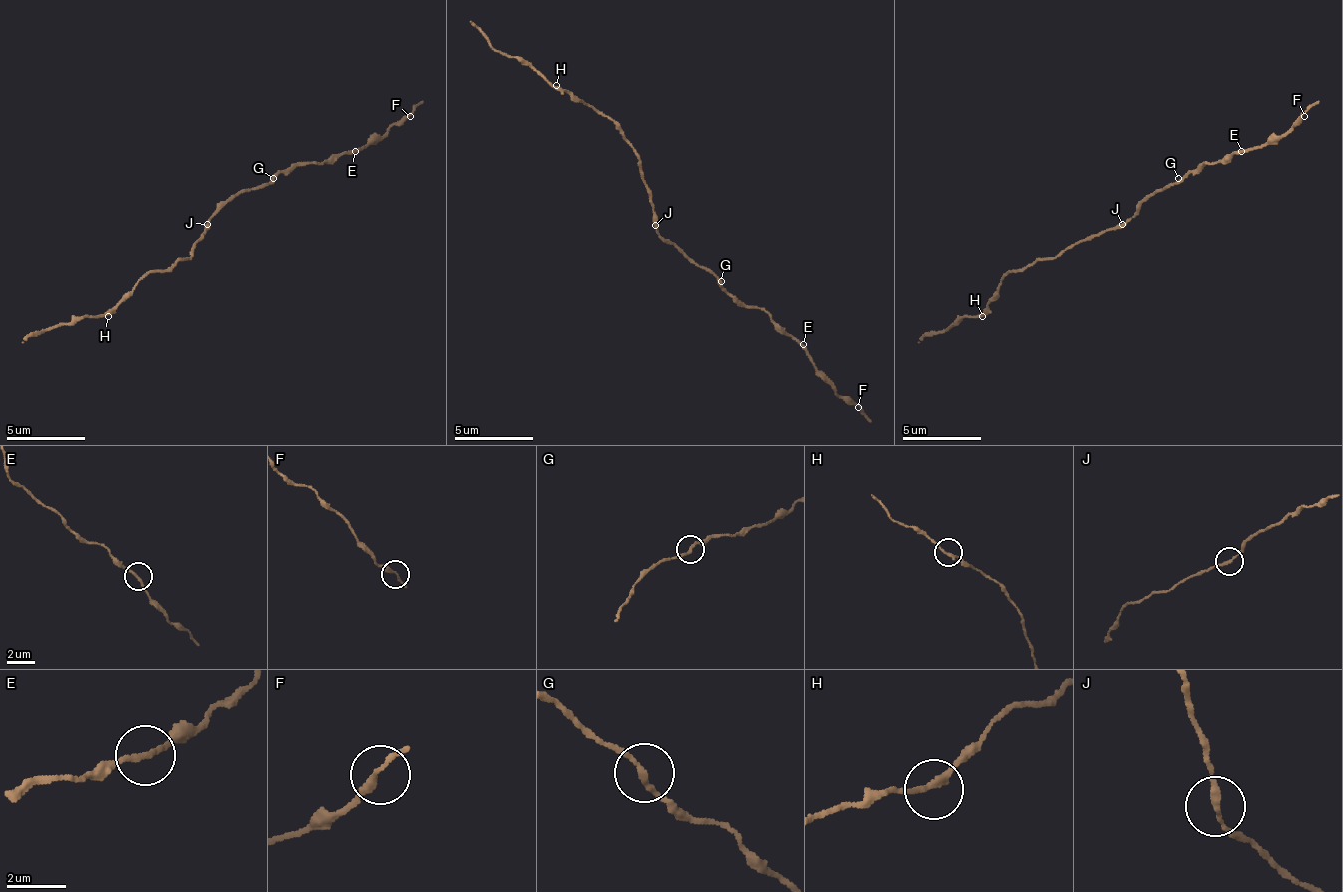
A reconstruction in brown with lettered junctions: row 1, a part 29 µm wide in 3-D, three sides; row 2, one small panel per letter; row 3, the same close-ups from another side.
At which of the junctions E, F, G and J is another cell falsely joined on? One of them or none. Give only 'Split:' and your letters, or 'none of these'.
Split: none of these

